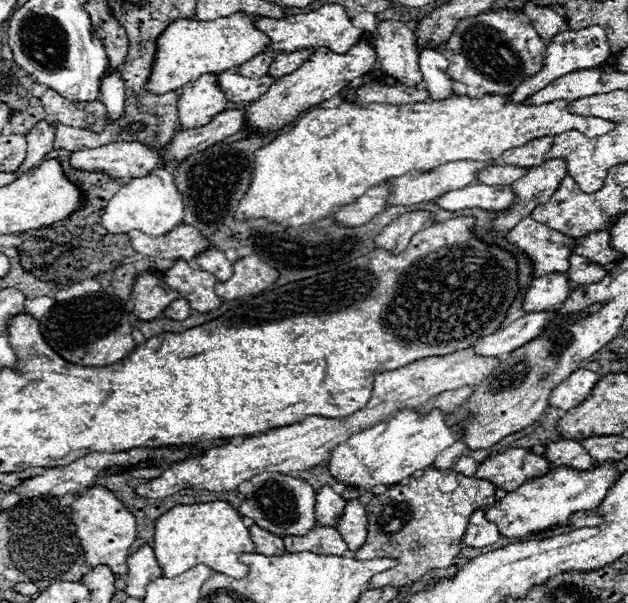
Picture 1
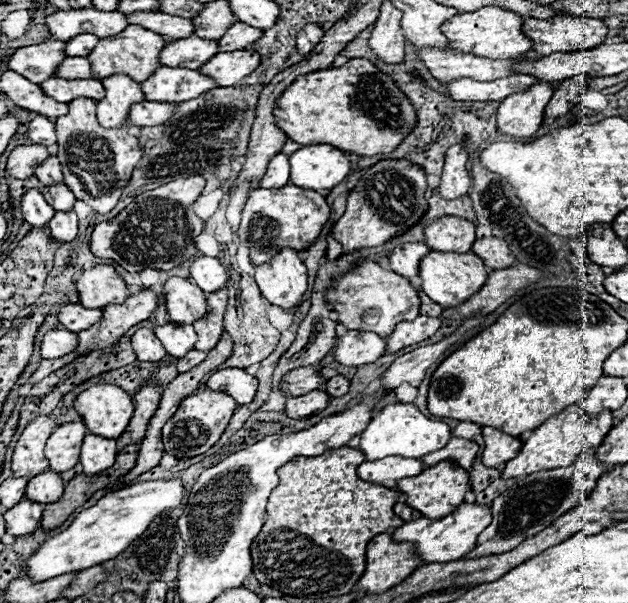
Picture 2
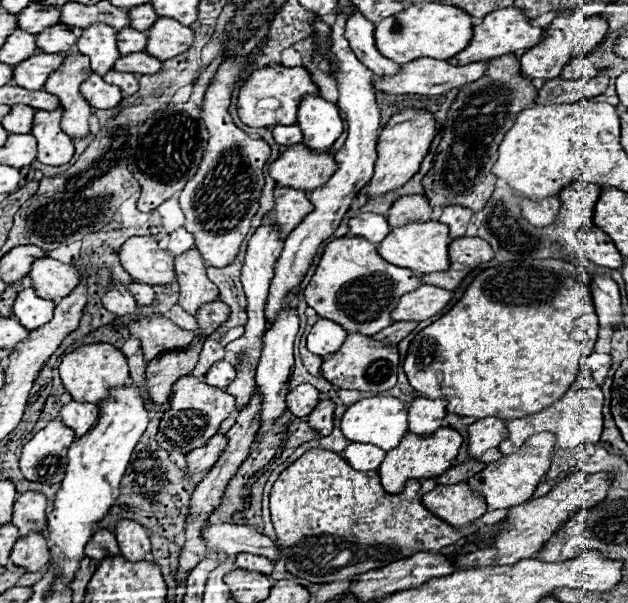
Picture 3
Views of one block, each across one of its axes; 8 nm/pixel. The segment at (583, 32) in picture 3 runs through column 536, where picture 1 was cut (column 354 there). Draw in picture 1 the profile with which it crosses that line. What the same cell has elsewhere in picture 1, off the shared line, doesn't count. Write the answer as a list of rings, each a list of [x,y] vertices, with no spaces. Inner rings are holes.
[[[364,32],[364,40],[360,40],[360,44],[356,44],[356,48],[352,48],[352,52],[346,52],[344,56],[336,56],[336,52],[328,52],[328,48],[314,48],[312,56],[296,72],[278,78],[276,84],[272,84],[272,88],[264,96],[260,96],[260,100],[248,104],[248,128],[252,128],[258,134],[280,130],[284,124],[292,122],[300,112],[306,112],[308,108],[318,106],[334,94],[342,92],[354,78],[362,78],[366,72],[372,70],[376,62],[376,50],[368,42],[368,38],[370,32]]]

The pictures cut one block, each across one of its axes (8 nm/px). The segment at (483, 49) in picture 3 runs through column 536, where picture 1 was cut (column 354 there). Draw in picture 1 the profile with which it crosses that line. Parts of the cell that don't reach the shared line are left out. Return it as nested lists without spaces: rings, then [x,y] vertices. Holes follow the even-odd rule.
[[[324,4],[318,10],[312,10],[308,14],[294,14],[294,16],[284,16],[280,20],[268,20],[268,18],[258,18],[254,20],[254,26],[264,32],[270,38],[268,50],[276,54],[286,54],[294,50],[302,50],[306,46],[312,48],[330,48],[336,54],[346,54],[364,34],[364,30],[354,28],[350,24],[348,14],[340,4]]]

